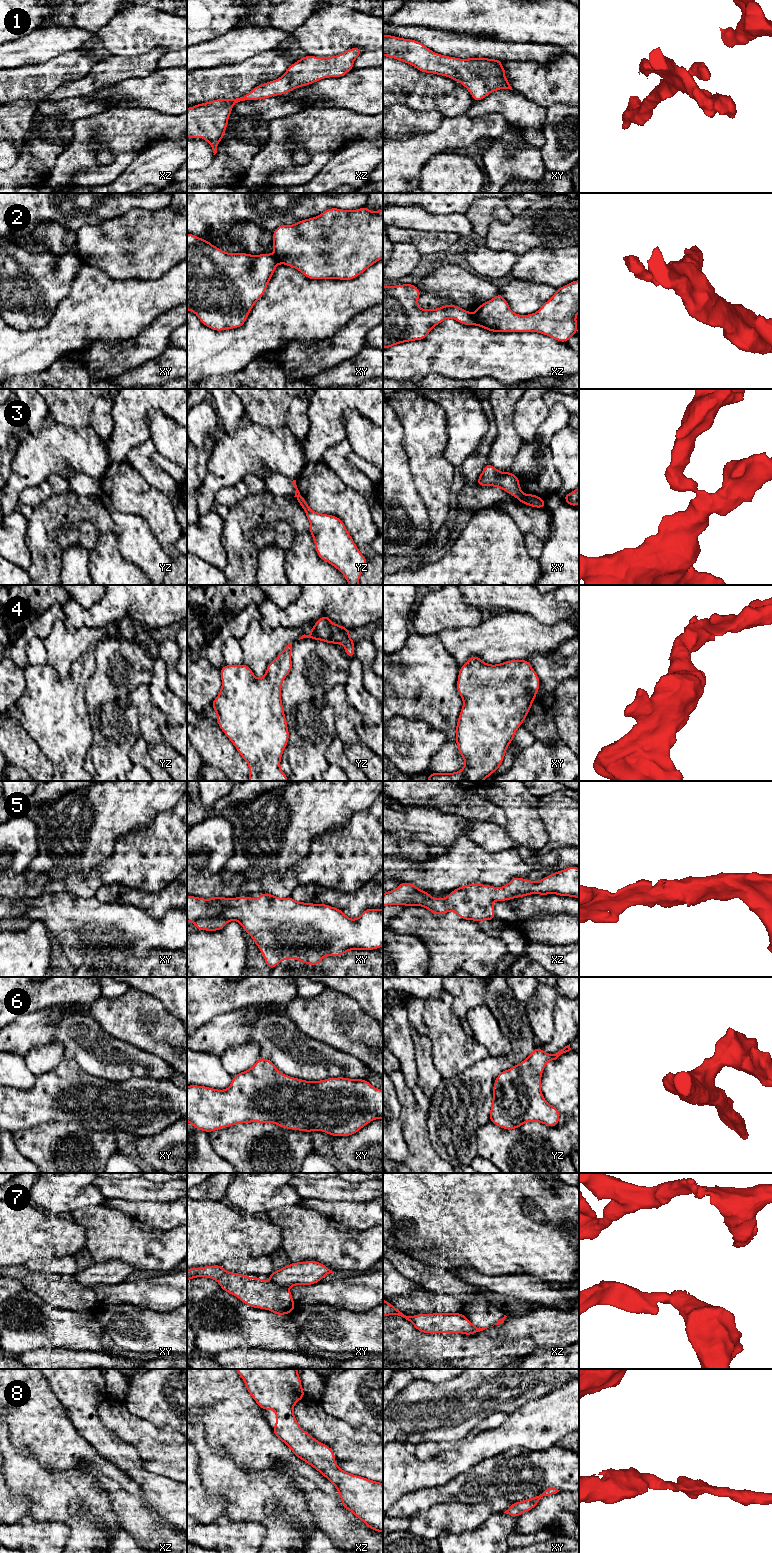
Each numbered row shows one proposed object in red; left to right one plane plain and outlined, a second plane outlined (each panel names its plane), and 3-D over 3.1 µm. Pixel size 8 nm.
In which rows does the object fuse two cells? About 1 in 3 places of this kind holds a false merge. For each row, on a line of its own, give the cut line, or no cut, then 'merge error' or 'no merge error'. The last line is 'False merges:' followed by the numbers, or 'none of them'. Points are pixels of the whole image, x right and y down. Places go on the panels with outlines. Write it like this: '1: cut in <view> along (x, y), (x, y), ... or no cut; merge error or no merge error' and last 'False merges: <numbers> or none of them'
1: no cut; no merge error
2: cut in xz along (472, 314), (476, 324); merge error
3: cut in xy along (523, 494), (518, 499); merge error
4: no cut; no merge error
5: no cut; no merge error
6: no cut; no merge error
7: cut in xy along (270, 1279), (280, 1287), (287, 1289); merge error
8: no cut; no merge error
False merges: 2, 3, 7

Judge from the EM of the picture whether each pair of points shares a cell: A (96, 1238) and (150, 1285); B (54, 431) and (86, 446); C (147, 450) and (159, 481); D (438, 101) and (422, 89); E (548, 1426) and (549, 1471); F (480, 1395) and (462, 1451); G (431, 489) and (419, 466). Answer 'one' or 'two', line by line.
A: two
B: one
C: one
D: one
E: two
F: two
G: one

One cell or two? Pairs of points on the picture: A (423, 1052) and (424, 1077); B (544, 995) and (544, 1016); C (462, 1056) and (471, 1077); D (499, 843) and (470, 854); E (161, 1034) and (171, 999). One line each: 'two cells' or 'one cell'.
A: one cell
B: one cell
C: two cells
D: two cells
E: two cells

